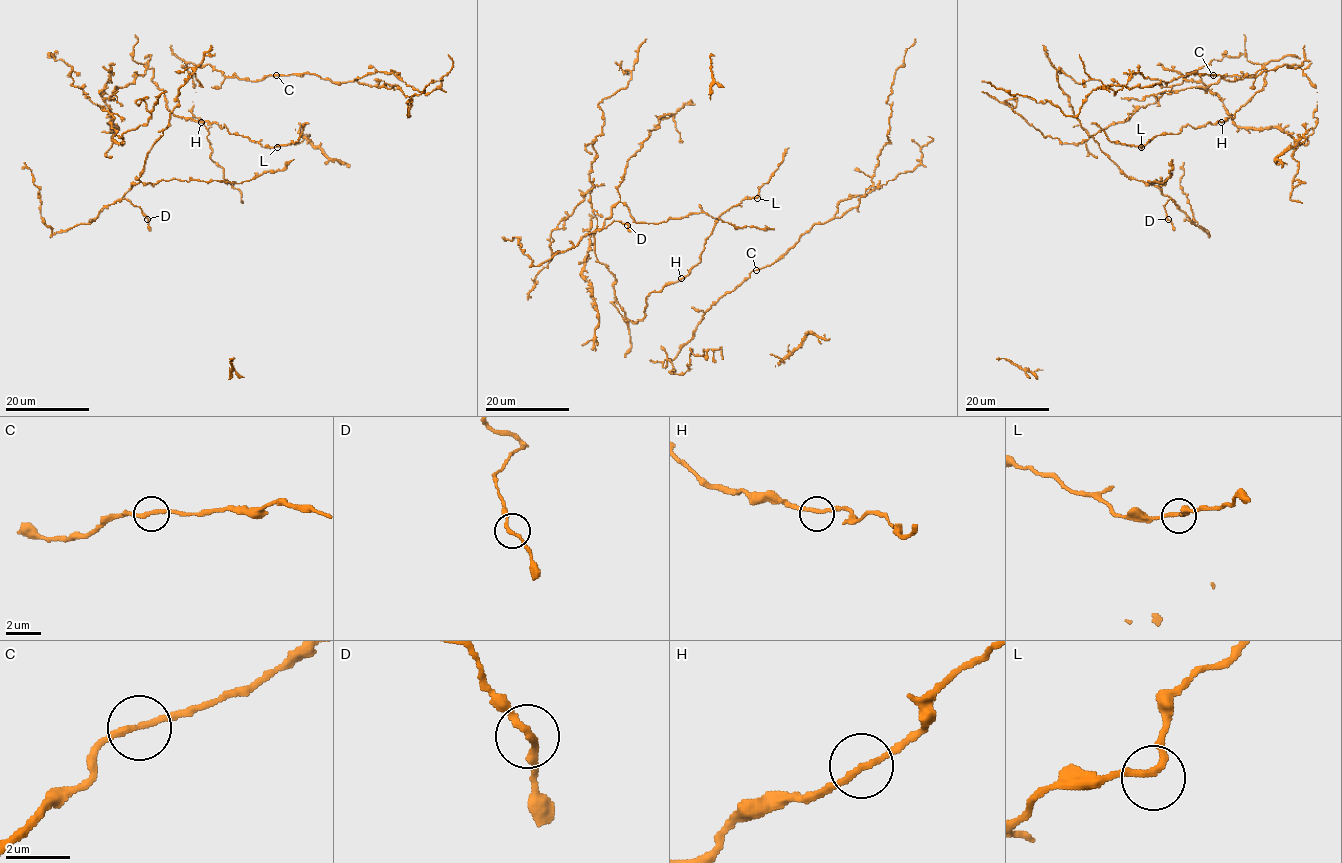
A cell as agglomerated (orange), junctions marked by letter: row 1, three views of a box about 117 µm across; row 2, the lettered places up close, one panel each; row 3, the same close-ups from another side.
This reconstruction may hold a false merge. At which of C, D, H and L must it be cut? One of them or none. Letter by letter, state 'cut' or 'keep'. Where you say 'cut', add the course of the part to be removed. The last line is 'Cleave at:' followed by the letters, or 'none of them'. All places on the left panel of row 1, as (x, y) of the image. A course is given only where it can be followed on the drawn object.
C: keep
D: keep
H: keep
L: keep
Cleave at: none of them

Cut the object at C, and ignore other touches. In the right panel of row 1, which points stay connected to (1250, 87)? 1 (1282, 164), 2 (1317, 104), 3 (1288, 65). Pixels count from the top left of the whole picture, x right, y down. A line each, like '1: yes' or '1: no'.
1: no
2: yes
3: yes

